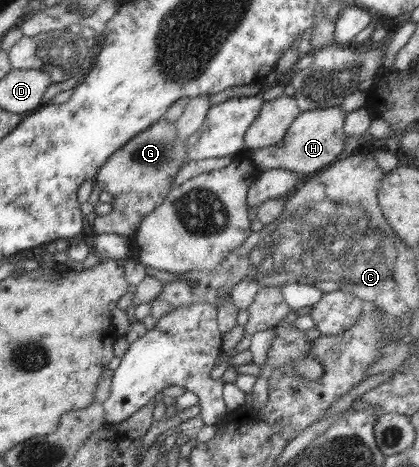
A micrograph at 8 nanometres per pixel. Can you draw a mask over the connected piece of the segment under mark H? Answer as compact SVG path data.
M340 106L311 109L299 112L284 135L282 147L269 146L252 151L250 161L258 172L284 169L299 176L308 177L334 164L344 149L343 125L346 111Z

